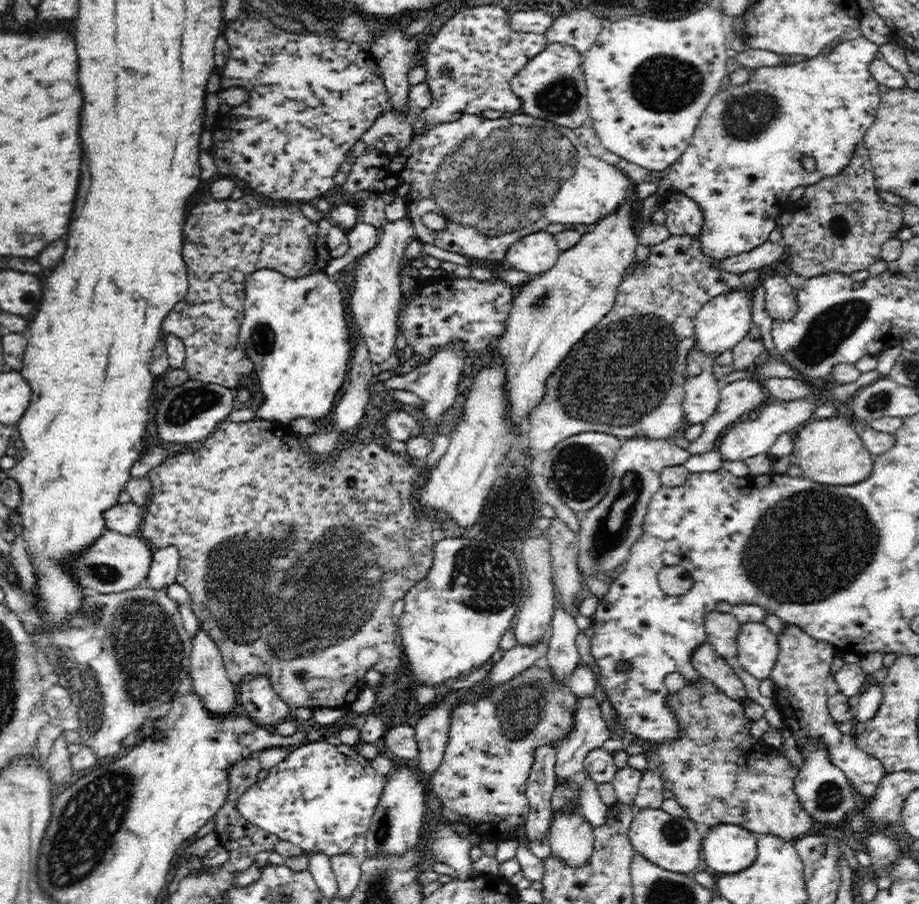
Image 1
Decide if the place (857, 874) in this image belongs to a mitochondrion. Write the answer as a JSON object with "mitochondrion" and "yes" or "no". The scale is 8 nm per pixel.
{"mitochondrion":"no"}

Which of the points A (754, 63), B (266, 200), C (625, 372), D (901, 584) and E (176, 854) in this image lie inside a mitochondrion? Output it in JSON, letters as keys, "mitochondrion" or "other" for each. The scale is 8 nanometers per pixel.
{"A":"other","B":"other","C":"mitochondrion","D":"other","E":"other"}

